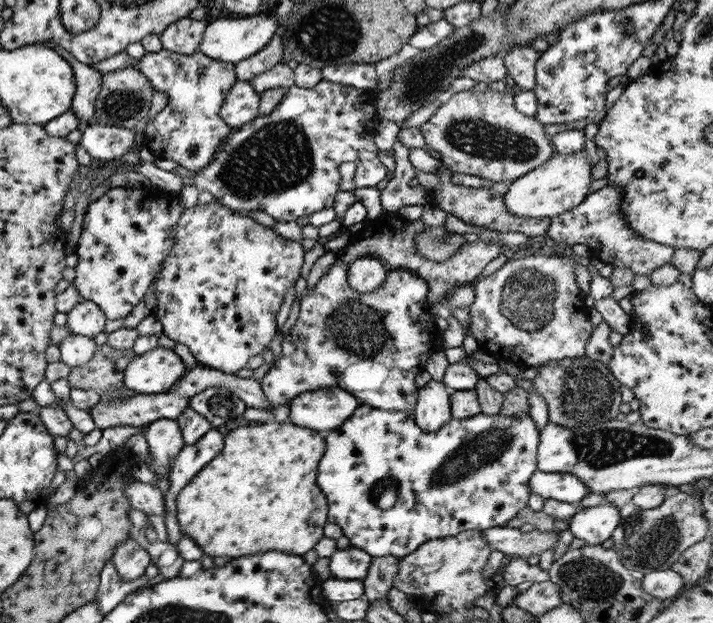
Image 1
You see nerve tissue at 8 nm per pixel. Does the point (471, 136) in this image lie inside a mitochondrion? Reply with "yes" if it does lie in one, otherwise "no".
yes

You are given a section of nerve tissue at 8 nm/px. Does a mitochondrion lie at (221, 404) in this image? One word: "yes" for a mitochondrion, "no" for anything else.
yes

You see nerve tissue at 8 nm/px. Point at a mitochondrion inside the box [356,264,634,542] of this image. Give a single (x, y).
(484, 449)

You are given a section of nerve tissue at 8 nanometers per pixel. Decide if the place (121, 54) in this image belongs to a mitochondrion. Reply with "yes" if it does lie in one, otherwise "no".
no

